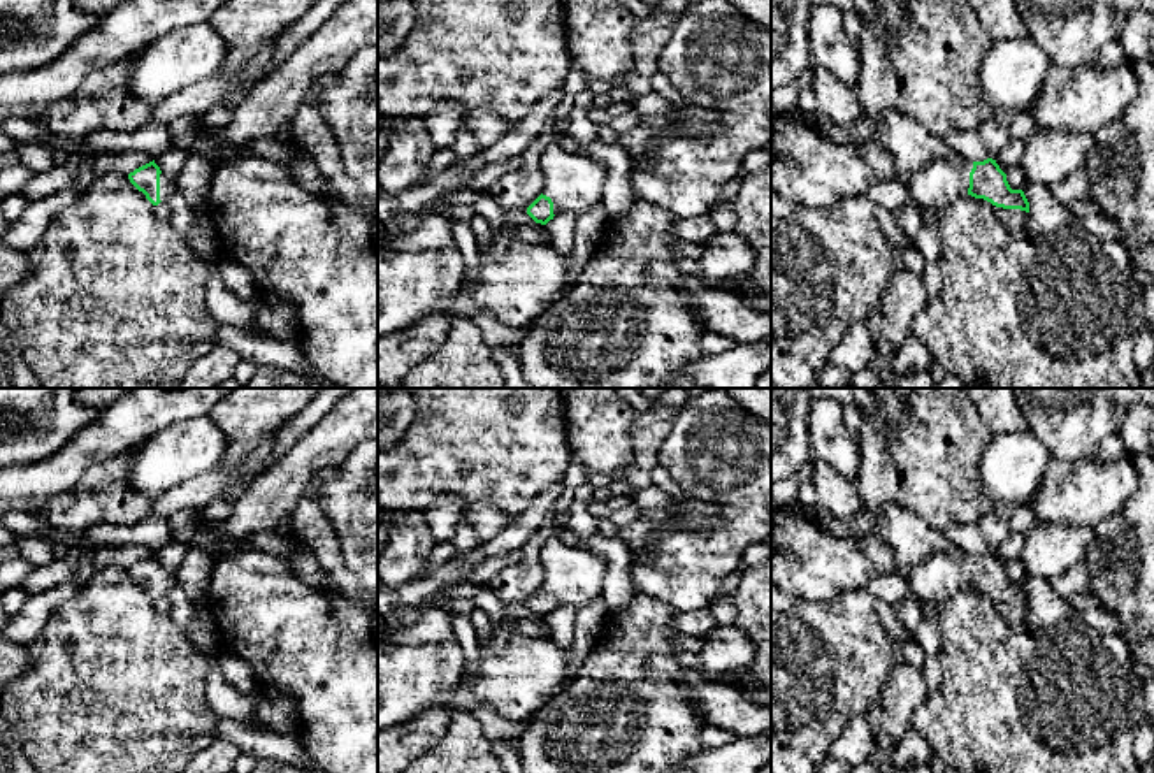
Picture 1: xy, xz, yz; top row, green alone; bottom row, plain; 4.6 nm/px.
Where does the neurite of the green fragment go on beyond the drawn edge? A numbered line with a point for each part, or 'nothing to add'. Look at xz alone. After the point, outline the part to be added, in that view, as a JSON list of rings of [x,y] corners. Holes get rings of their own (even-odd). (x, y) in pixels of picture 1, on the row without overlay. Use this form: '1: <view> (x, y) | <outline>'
1: xz (573, 575) | [[[552,534],[545,539],[539,560],[545,569],[543,589],[553,596],[553,608],[583,606],[602,596],[606,562],[578,541]]]

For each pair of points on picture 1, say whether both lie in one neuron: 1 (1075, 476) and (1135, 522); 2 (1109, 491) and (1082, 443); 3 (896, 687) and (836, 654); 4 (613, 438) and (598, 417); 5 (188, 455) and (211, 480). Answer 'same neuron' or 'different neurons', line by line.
1: different neurons
2: different neurons
3: different neurons
4: same neuron
5: different neurons

